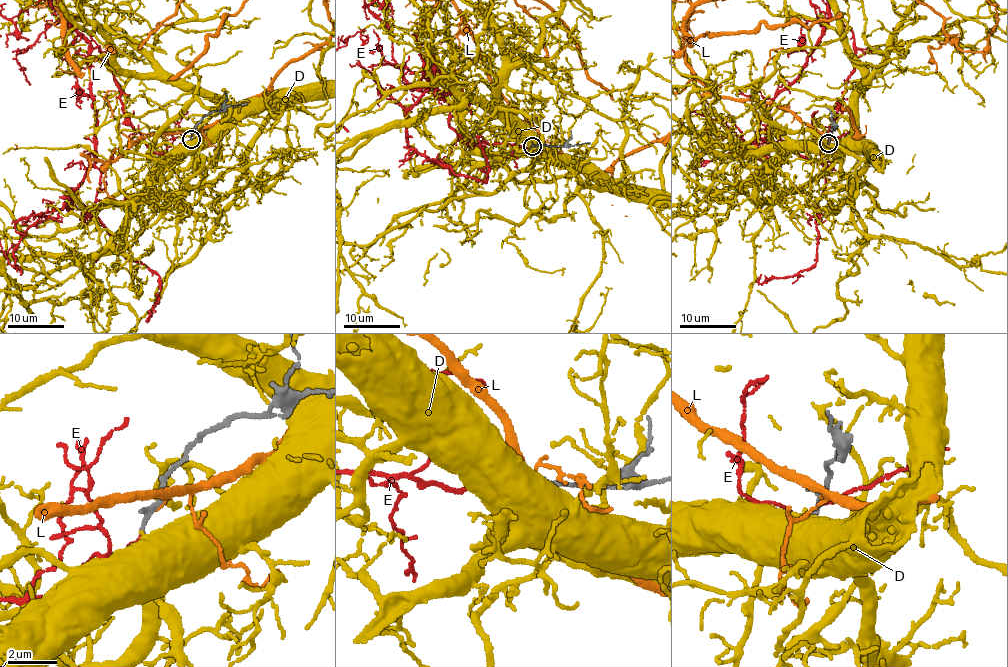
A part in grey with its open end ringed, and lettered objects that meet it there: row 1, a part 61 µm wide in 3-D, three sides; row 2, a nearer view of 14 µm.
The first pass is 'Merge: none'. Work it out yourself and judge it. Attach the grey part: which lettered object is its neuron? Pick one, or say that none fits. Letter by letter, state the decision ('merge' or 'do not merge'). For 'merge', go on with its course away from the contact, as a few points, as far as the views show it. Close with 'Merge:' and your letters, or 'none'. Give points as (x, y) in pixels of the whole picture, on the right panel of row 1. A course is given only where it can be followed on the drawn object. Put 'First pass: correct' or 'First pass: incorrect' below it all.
D: do not merge
E: merge
L: do not merge
Merge: E
First pass: incorrect

